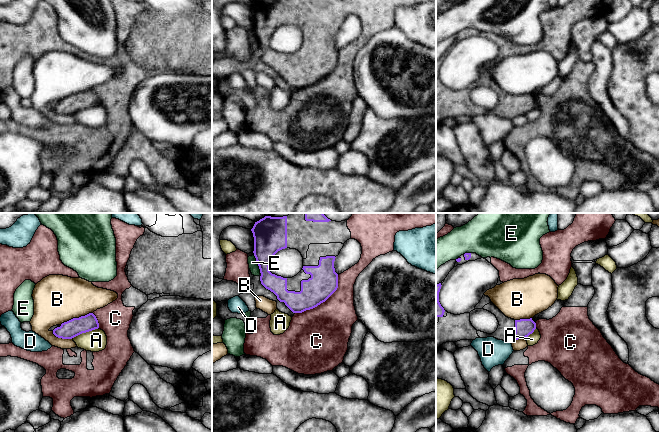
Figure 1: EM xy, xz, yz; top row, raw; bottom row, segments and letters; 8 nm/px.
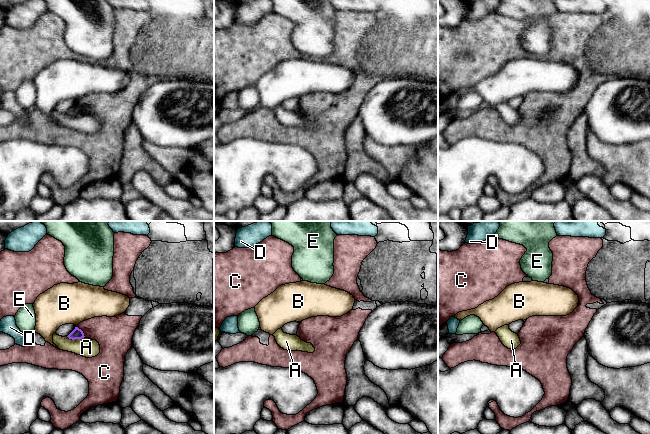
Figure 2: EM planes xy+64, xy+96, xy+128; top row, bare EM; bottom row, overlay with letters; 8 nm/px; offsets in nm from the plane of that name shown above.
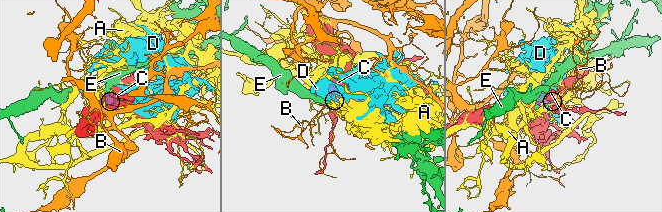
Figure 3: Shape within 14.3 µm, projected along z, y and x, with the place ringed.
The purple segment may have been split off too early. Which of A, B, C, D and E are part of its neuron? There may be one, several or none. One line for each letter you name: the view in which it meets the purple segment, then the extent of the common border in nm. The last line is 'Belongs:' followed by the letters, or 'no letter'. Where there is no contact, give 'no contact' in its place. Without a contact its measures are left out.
C: contact in xz; length 460 nm
Belongs: C

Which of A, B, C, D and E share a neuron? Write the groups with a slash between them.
A / B / C / D / E

